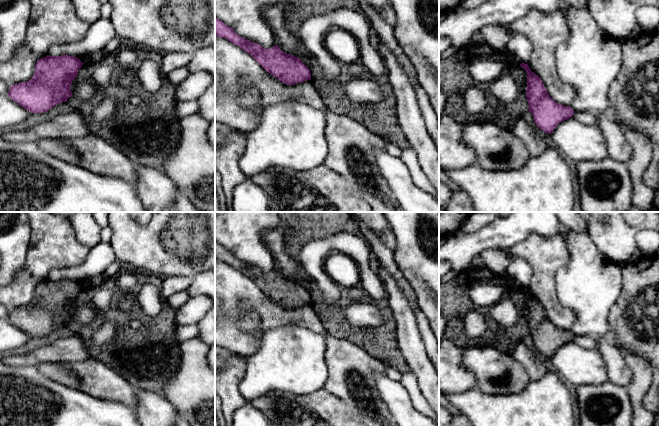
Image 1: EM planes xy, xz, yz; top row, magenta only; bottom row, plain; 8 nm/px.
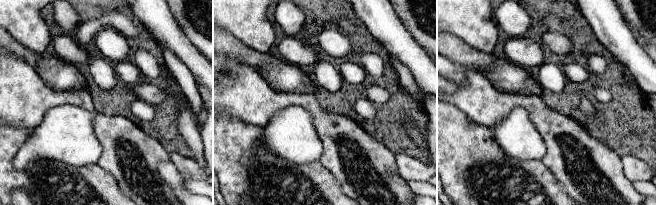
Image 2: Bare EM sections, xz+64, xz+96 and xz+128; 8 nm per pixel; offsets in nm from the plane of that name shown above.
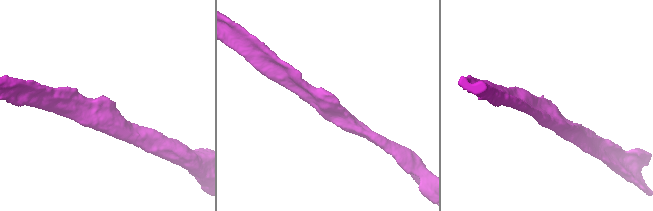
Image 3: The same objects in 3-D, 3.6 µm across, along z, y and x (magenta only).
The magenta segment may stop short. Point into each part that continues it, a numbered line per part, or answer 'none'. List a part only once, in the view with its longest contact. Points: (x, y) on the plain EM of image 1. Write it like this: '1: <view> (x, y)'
none

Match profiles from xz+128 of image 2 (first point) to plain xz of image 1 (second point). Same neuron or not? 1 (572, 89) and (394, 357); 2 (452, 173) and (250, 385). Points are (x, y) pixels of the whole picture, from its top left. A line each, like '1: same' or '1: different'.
1: same
2: different

